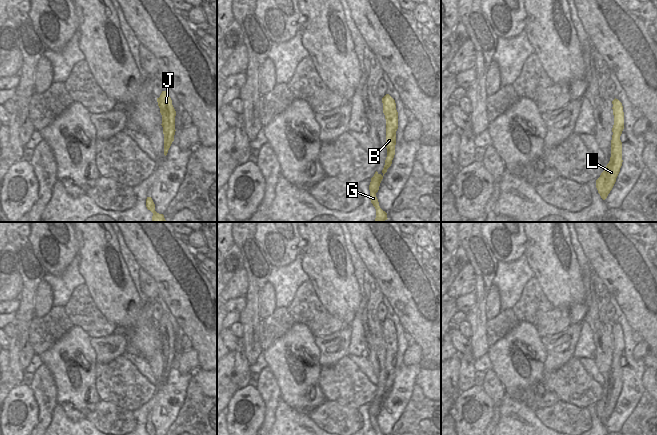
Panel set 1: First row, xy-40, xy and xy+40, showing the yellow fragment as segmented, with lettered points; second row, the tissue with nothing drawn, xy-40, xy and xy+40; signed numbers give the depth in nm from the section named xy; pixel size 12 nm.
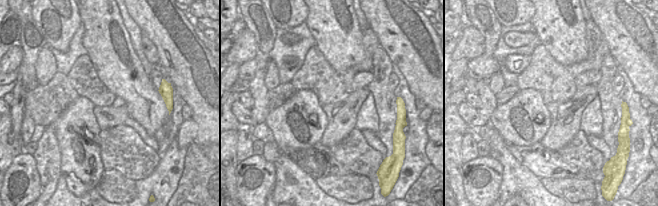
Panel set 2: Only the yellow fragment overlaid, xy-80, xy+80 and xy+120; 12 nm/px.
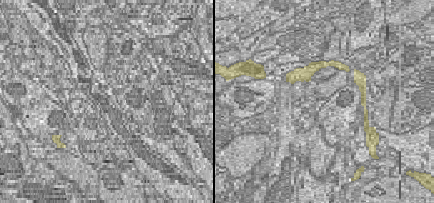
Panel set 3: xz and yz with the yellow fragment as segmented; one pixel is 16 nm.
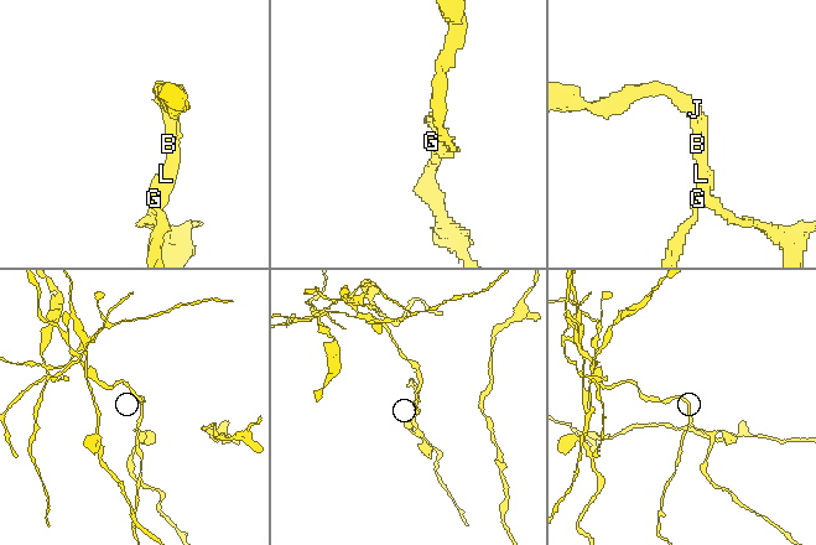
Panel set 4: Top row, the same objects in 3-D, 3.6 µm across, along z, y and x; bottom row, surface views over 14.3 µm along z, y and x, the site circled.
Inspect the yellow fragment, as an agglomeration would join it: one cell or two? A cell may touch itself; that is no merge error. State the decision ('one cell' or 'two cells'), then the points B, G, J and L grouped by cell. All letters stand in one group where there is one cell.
two cells; B J L / G

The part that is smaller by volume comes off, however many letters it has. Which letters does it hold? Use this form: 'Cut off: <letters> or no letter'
Cut off: G

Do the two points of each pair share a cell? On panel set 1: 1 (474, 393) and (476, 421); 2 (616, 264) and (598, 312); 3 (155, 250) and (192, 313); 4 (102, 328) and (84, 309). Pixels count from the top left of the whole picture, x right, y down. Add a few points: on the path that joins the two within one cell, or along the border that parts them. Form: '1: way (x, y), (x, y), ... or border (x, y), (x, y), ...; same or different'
1: way (474, 400), (474, 414); same
2: border (594, 272), (611, 296); different
3: way (171, 266), (176, 271), (188, 297); same
4: way (97, 323), (88, 314); same

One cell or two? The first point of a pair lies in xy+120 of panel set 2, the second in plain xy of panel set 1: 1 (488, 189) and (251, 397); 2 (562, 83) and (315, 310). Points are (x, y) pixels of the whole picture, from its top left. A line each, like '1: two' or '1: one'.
1: one
2: one

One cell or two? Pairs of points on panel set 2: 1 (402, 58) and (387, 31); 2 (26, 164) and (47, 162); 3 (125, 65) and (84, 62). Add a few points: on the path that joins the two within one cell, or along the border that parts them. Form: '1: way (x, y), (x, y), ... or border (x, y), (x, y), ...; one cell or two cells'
1: way (402, 51), (402, 46), (394, 38); one cell
2: border (32, 155), (40, 186); two cells
3: border (86, 54), (98, 79), (103, 84); two cells

